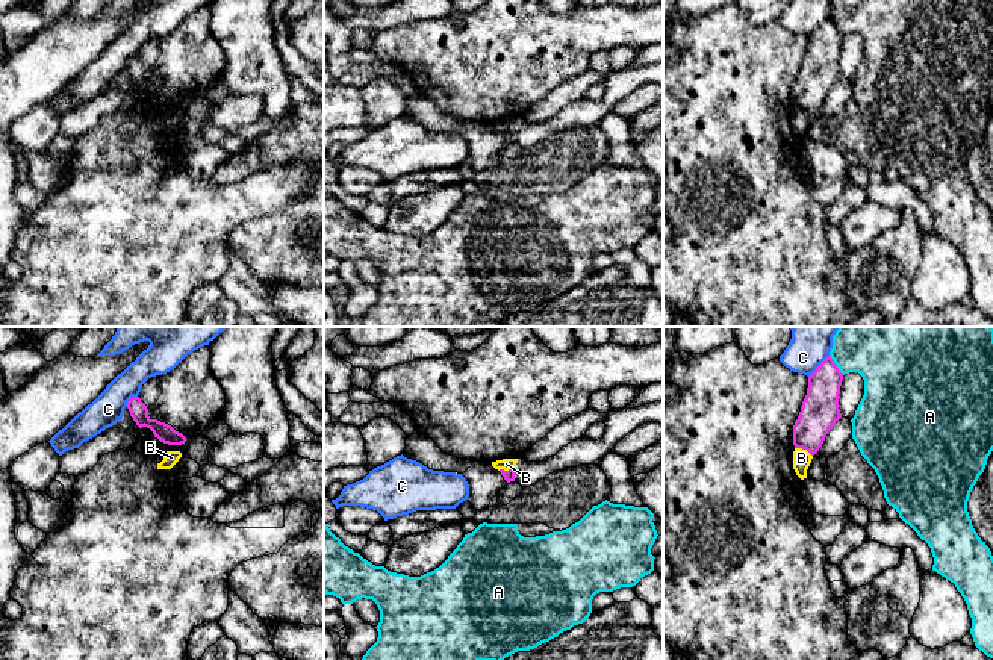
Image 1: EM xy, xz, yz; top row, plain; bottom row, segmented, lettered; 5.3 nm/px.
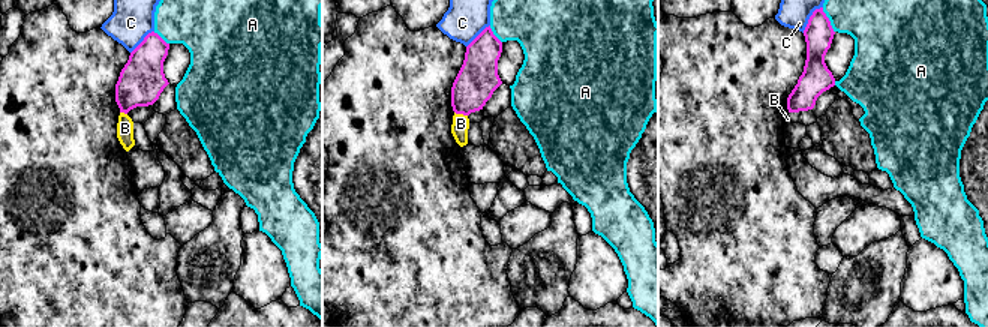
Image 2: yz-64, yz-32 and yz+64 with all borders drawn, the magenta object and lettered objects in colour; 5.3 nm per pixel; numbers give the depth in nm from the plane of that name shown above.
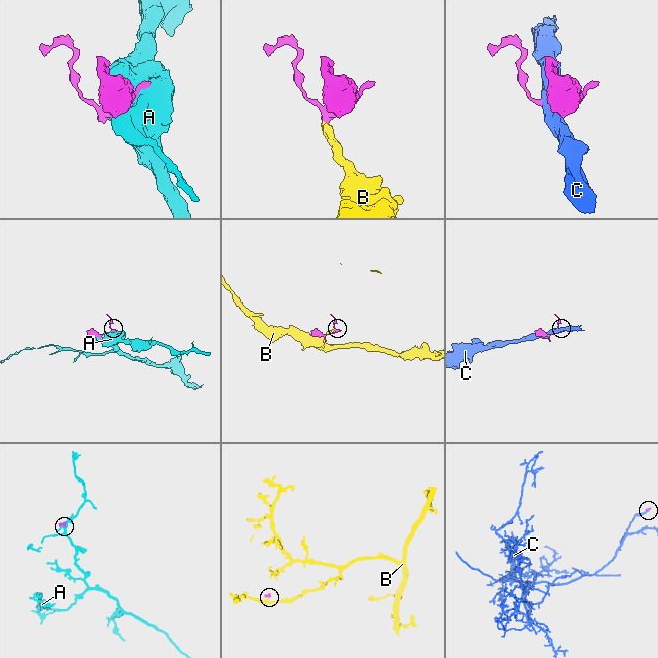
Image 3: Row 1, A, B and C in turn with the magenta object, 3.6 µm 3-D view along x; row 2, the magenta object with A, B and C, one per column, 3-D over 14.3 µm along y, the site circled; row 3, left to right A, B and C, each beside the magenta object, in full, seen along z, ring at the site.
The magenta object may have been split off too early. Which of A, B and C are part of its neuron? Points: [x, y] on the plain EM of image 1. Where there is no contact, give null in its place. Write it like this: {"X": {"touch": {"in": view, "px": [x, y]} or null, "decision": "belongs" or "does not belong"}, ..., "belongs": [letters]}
{"A": {"touch": {"in": "yz", "px": [836, 26]}, "decision": "does not belong"}, "B": {"touch": {"in": "yz", "px": [804, 109]}, "decision": "does not belong"}, "C": {"touch": {"in": "yz", "px": [818, 28]}, "decision": "does not belong"}, "belongs": []}

